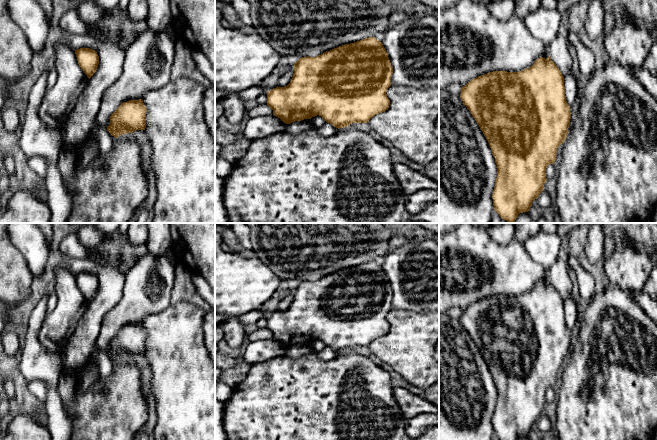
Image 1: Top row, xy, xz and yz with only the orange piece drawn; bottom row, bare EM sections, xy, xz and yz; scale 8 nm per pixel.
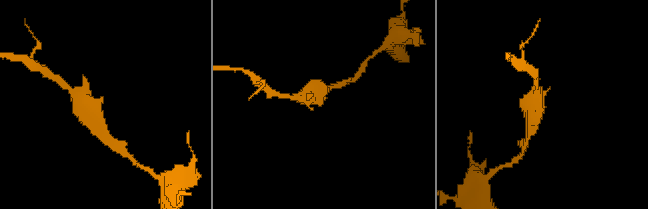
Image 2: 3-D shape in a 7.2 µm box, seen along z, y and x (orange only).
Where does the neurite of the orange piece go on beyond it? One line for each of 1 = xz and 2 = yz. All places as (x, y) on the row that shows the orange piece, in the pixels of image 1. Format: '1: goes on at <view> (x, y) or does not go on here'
1: does not go on here
2: does not go on here

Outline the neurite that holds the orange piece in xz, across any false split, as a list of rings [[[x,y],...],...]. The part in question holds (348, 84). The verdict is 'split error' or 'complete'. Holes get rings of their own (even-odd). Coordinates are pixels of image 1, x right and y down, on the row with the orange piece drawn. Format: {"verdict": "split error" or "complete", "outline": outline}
{"verdict": "complete", "outline": [[[375,37],[345,44],[316,57],[302,57],[294,64],[294,73],[285,87],[267,94],[267,105],[284,123],[321,116],[340,129],[352,123],[368,123],[375,115],[388,110],[387,90],[391,86],[393,67],[382,42]]]}

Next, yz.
{"verdict": "complete", "outline": [[[550,56],[546,59],[540,57],[530,68],[519,72],[493,71],[474,78],[461,88],[460,98],[482,130],[495,158],[495,163],[497,165],[497,178],[492,194],[494,210],[508,223],[515,223],[518,215],[523,212],[528,212],[532,206],[532,202],[537,199],[539,194],[544,190],[544,184],[547,181],[545,173],[546,168],[549,164],[554,164],[556,160],[557,148],[564,143],[569,133],[568,128],[570,125],[571,112],[570,106],[568,105],[565,97],[564,77],[556,64],[551,60]]]}

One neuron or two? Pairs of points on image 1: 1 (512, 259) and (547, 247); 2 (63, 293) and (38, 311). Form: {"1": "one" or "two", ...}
{"1": "two", "2": "two"}

